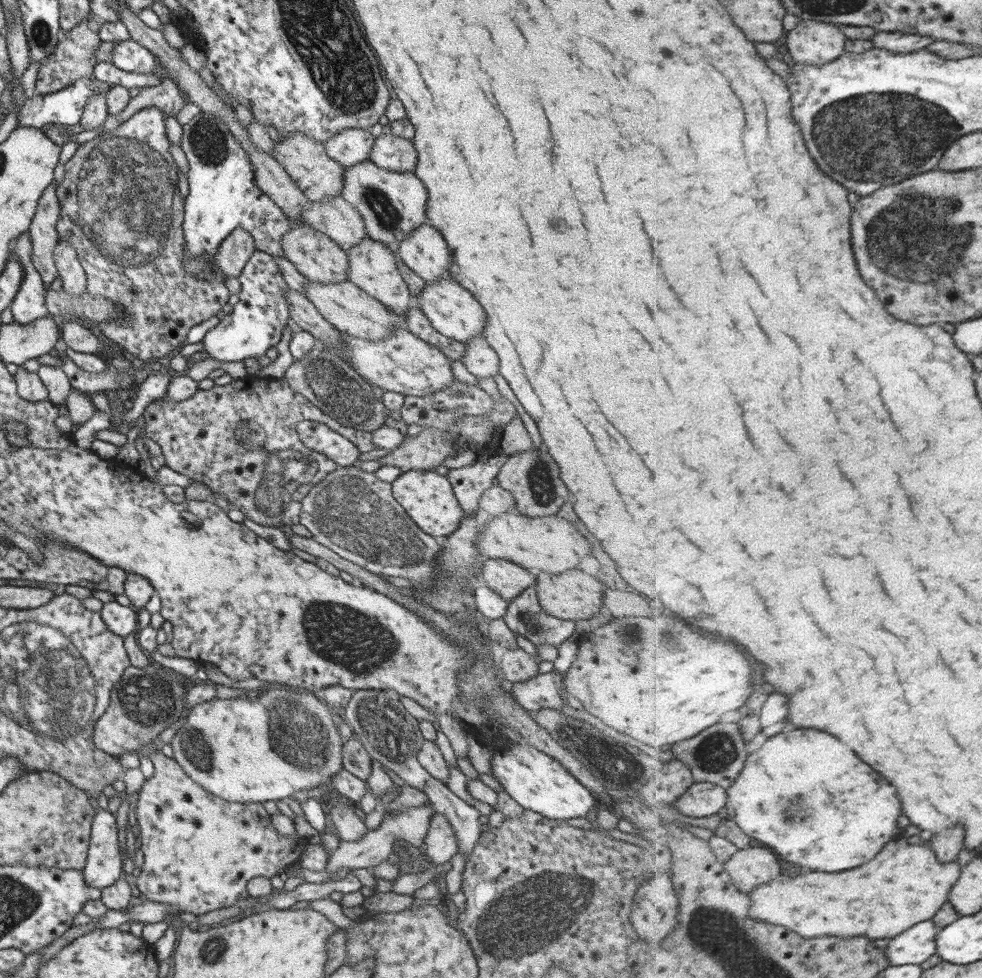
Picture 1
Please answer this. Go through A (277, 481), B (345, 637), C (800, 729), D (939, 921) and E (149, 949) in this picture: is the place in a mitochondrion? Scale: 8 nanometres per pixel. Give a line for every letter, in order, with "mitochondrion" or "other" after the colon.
A: mitochondrion
B: mitochondrion
C: other
D: other
E: other

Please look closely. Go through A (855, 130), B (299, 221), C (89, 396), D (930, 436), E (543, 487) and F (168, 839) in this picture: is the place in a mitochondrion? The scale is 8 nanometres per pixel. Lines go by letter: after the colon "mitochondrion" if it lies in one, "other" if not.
A: mitochondrion
B: other
C: other
D: other
E: mitochondrion
F: other

